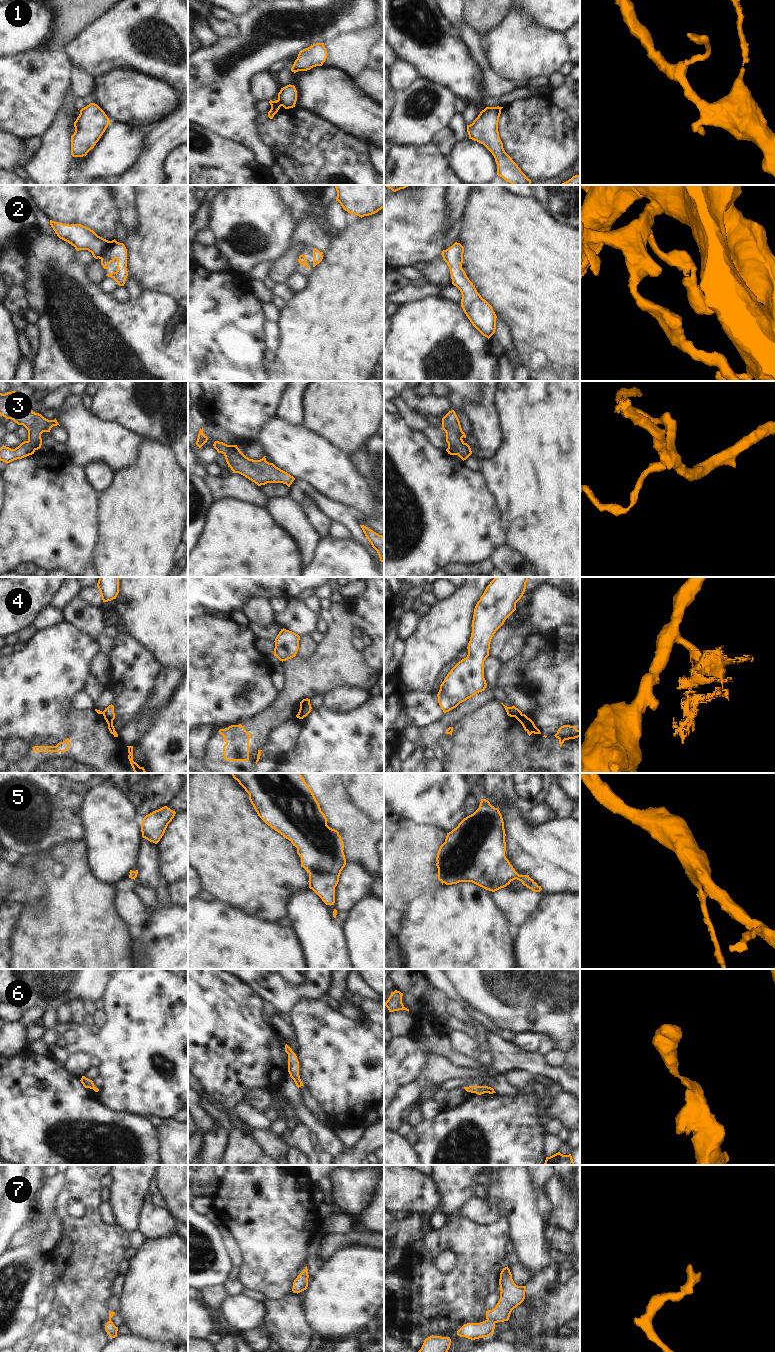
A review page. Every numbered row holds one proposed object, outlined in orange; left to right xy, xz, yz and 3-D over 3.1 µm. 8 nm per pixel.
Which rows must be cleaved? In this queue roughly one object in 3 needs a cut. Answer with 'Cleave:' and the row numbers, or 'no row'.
Cleave: 1, 4

